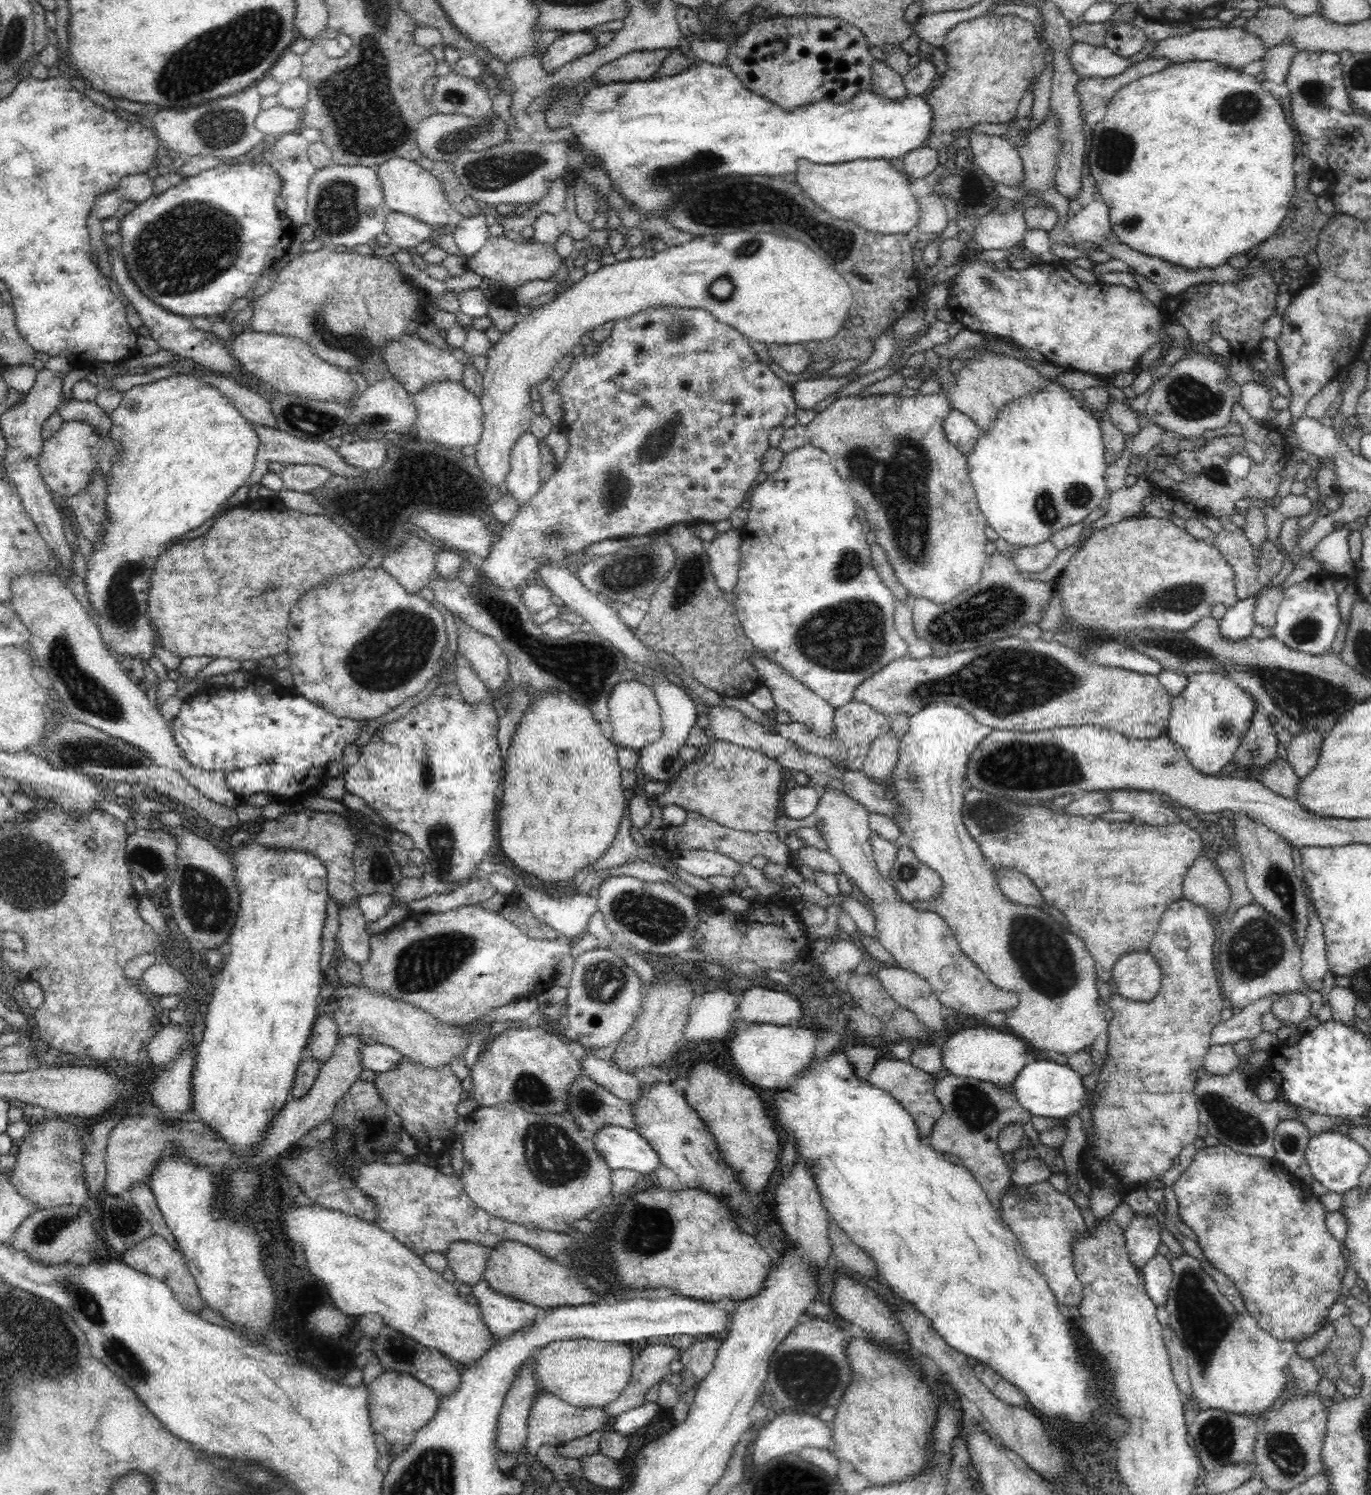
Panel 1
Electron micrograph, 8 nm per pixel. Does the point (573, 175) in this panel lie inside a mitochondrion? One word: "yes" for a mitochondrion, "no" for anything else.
no

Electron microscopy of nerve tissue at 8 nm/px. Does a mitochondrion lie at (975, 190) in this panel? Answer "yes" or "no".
yes

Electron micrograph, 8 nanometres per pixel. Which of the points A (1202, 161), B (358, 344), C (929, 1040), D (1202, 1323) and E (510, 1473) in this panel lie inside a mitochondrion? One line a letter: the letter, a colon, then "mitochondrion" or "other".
A: other
B: mitochondrion
C: other
D: mitochondrion
E: other

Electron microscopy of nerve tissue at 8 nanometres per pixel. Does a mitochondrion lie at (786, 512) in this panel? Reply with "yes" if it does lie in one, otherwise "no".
no

